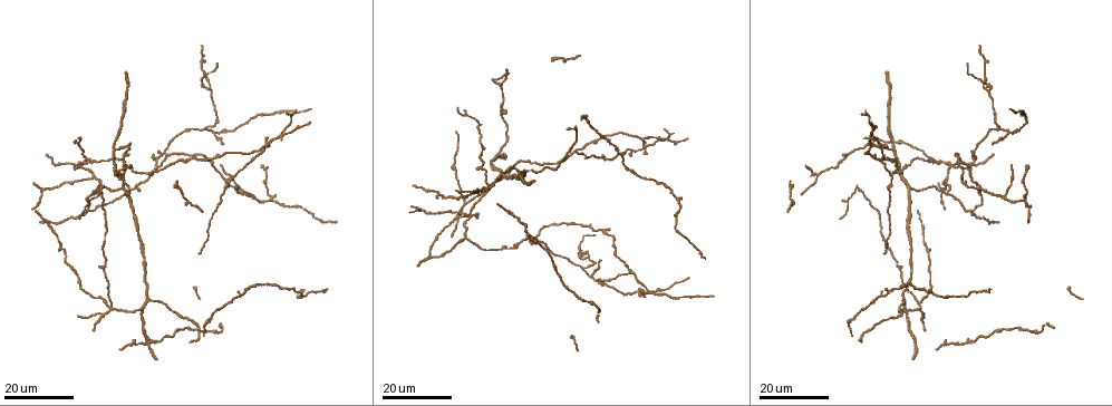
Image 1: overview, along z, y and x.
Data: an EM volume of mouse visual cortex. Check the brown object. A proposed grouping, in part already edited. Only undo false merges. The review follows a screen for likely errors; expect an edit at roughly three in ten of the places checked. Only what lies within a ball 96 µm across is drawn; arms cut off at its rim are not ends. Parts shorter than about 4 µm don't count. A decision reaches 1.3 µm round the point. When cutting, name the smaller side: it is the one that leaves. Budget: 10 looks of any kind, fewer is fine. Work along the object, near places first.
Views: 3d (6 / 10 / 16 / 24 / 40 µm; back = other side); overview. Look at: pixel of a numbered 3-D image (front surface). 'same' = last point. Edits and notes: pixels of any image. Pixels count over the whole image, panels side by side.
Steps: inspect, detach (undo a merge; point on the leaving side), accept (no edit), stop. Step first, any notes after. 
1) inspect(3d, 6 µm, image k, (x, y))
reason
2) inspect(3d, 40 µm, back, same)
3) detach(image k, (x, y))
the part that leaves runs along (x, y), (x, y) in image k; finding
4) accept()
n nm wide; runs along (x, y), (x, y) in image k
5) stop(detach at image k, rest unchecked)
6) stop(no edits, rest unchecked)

inspect(3d, 24 µm, image 1, (466, 238))
three-way junction

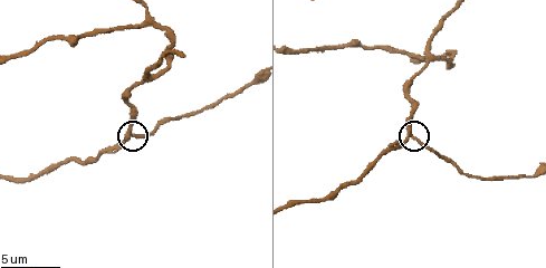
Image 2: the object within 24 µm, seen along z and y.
inspect(3d, 6 µm, image 2, (408, 136))
closer look

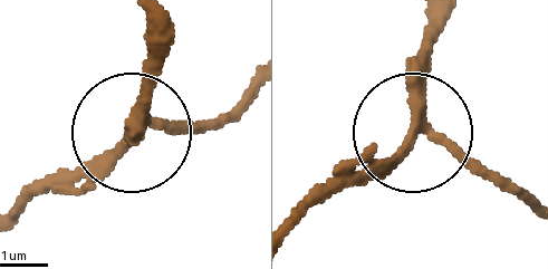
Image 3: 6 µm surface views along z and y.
accept()
240 nm wide; continuous, no second cell

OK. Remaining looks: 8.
inspect(3d, 24 µm, image 1, (149, 300))
branch point

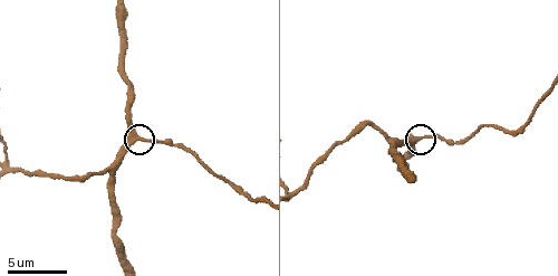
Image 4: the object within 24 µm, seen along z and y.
inspect(3d, 6 µm, image 4, (135, 138))
closer look

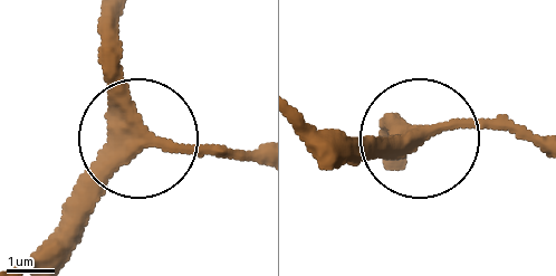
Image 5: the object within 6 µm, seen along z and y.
accept()
one cell here

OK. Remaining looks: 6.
inspect(3d, 24 µm, image 1, (911, 260))
sudden change in width

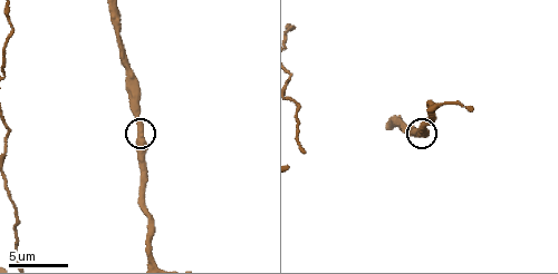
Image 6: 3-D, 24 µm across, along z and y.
inspect(3d, 10 µm, image 6, (139, 132))
zoom in

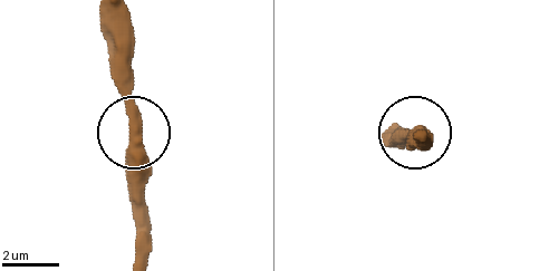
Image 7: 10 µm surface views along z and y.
accept()
runs along (103, 11), (131, 126), (131, 218) in image 7; one cell here

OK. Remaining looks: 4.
inspect(3d, 24 µm, image 1, (990, 90))

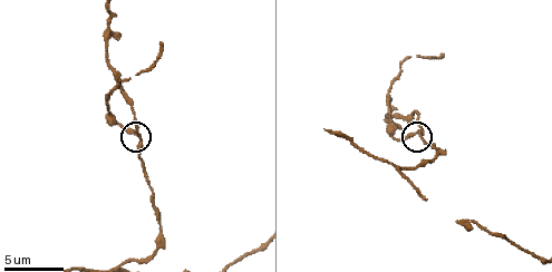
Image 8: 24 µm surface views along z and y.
inspect(3d, 10 µm, image 8, (139, 137))

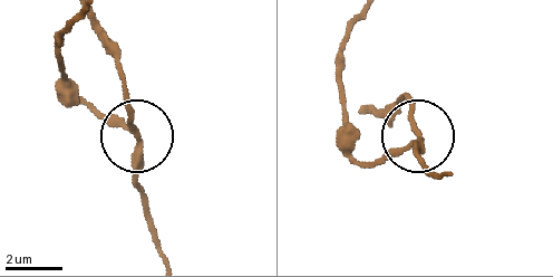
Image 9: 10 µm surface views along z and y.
accept()
runs along (166, 257), (139, 184), (139, 136), (125, 86) in image 9; all the same cell

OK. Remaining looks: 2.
inspect(3d, 16 µm, image 1, (634, 274))
three-way junction

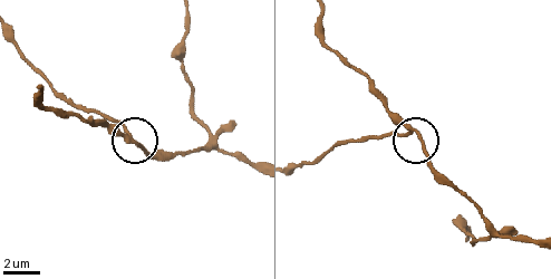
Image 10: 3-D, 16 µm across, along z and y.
inspect(3d, 6 µm, image 10, (128, 136))

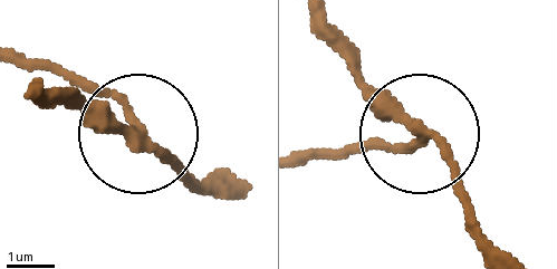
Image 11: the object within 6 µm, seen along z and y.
detach(image 11, (371, 145))
3 arms; the part that leaves runs along (415, 136), (308, 161) in image 11; two cells meet here

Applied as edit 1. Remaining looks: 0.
stop(detach at image 11, rest unchecked)

